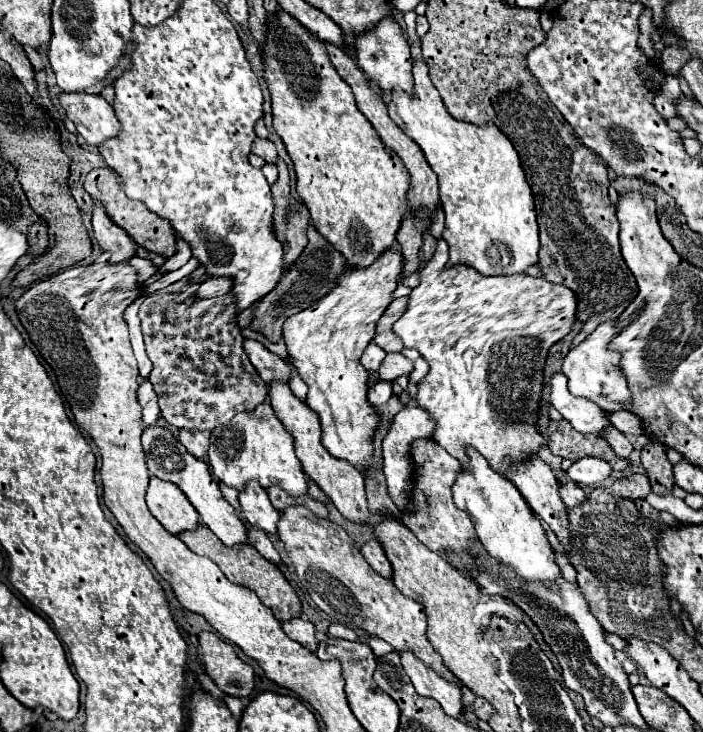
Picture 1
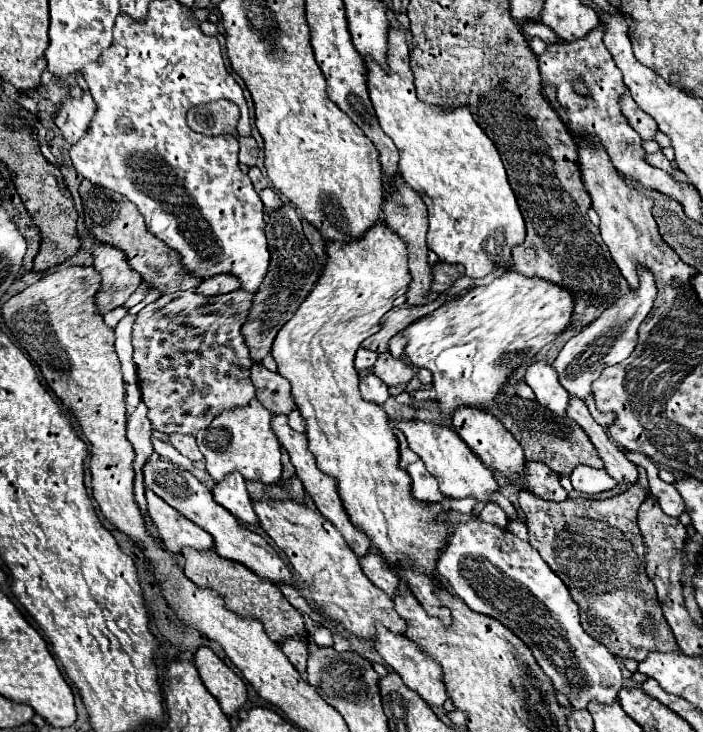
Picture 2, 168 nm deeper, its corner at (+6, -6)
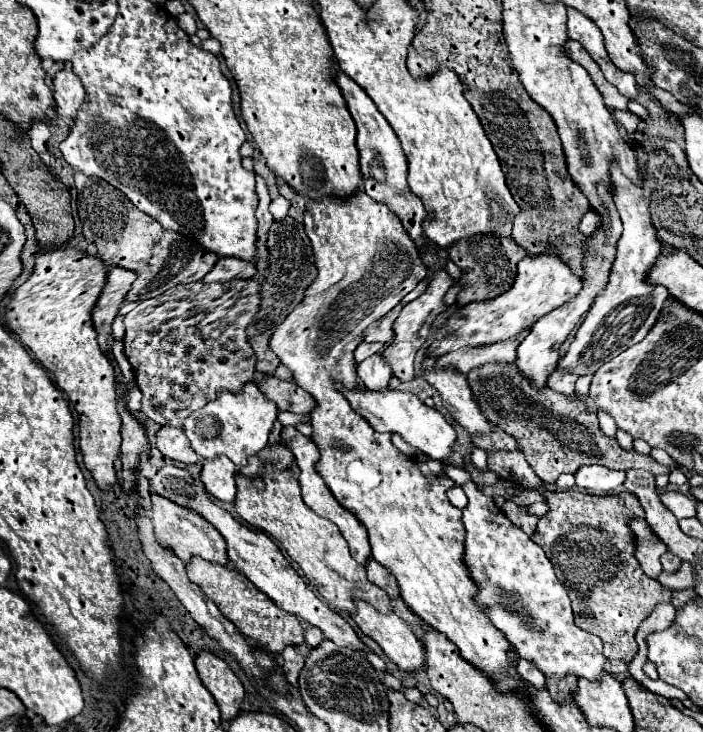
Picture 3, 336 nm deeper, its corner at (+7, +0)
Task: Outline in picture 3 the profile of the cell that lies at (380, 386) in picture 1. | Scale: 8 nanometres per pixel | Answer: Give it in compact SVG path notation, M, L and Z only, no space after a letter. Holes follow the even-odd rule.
M373 354L369 356L369 360L357 364L357 376L365 384L365 388L383 390L387 388L387 382L391 378L391 366L381 354Z

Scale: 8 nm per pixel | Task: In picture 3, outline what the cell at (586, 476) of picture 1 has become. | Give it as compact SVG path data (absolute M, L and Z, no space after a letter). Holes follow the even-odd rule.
M583 466L575 472L577 486L591 494L609 494L625 482L625 472L609 470L605 466Z

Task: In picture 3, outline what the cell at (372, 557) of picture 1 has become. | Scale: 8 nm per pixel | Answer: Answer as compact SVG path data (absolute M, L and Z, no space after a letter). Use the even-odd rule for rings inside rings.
M373 558L367 562L367 578L369 578L369 582L373 582L375 586L379 586L381 590L385 590L391 598L397 598L399 596L399 584L397 584L397 580L393 578L393 574L385 568L385 566L381 566L379 562L375 562Z

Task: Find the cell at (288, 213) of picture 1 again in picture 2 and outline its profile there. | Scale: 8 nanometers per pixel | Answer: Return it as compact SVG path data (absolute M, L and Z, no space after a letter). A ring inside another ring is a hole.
M286 204L276 210L268 212L268 222L266 222L266 238L270 246L270 268L266 274L266 280L262 282L262 288L254 294L248 318L242 326L242 336L246 340L246 346L250 350L252 360L260 362L272 348L272 342L278 334L278 330L294 316L298 306L306 300L306 296L312 292L312 288L318 282L318 276L322 272L316 254L310 248L310 242L306 240L302 232L302 218L296 212L294 206Z

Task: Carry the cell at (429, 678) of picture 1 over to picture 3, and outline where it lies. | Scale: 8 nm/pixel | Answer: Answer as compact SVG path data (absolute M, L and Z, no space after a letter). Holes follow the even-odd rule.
M355 600L355 612L351 614L351 618L355 620L355 624L361 628L361 632L369 638L373 638L381 648L383 652L387 654L387 658L391 662L395 662L401 670L405 672L415 672L423 666L423 660L425 660L425 652L423 652L423 644L417 640L415 632L407 626L405 620L401 620L397 614L389 612L389 614L381 614L379 610L375 610L369 602L365 600Z

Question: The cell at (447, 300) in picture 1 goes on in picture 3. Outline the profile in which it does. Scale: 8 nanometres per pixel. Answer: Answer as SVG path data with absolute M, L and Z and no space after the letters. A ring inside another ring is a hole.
M541 252L535 256L525 256L519 262L519 272L513 288L489 302L473 302L461 310L457 310L435 334L429 350L433 356L441 356L463 346L483 346L499 340L507 340L517 336L527 326L535 324L539 318L549 314L551 310L563 306L581 290L581 278L573 274L569 264L561 260L557 252Z

